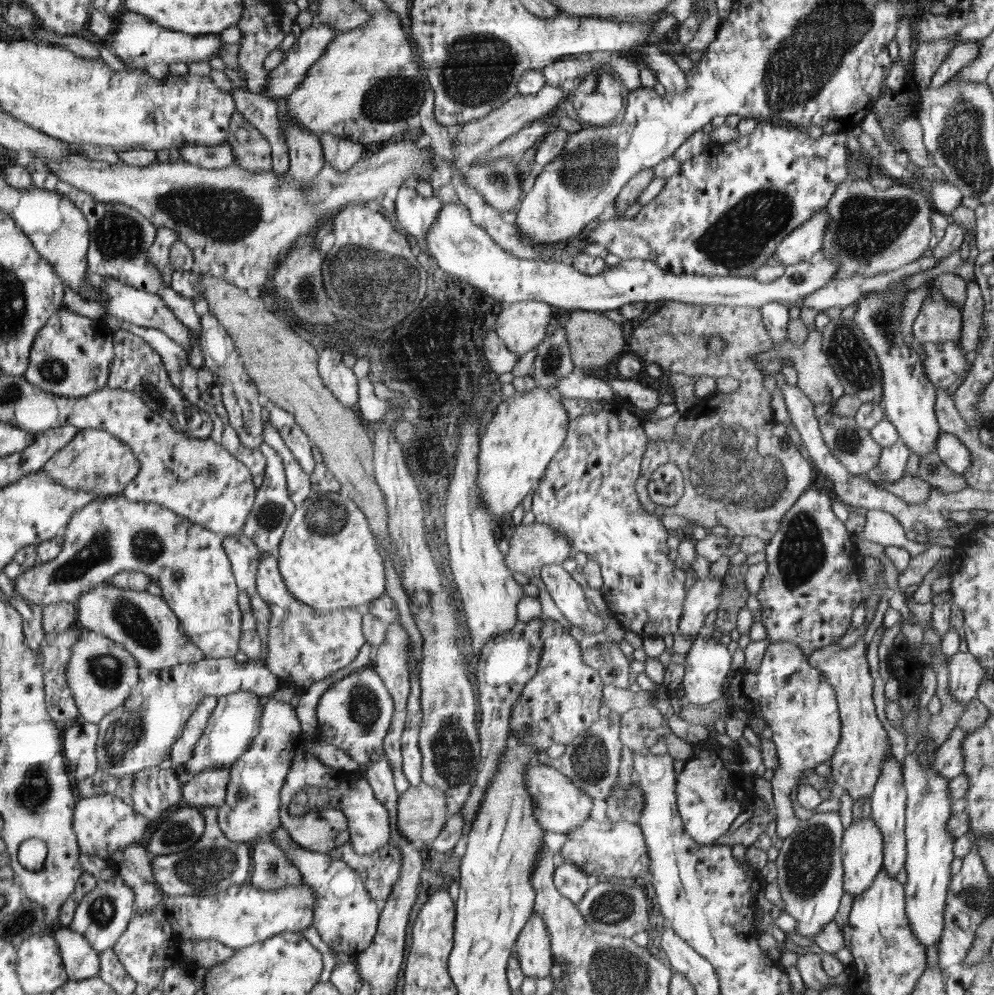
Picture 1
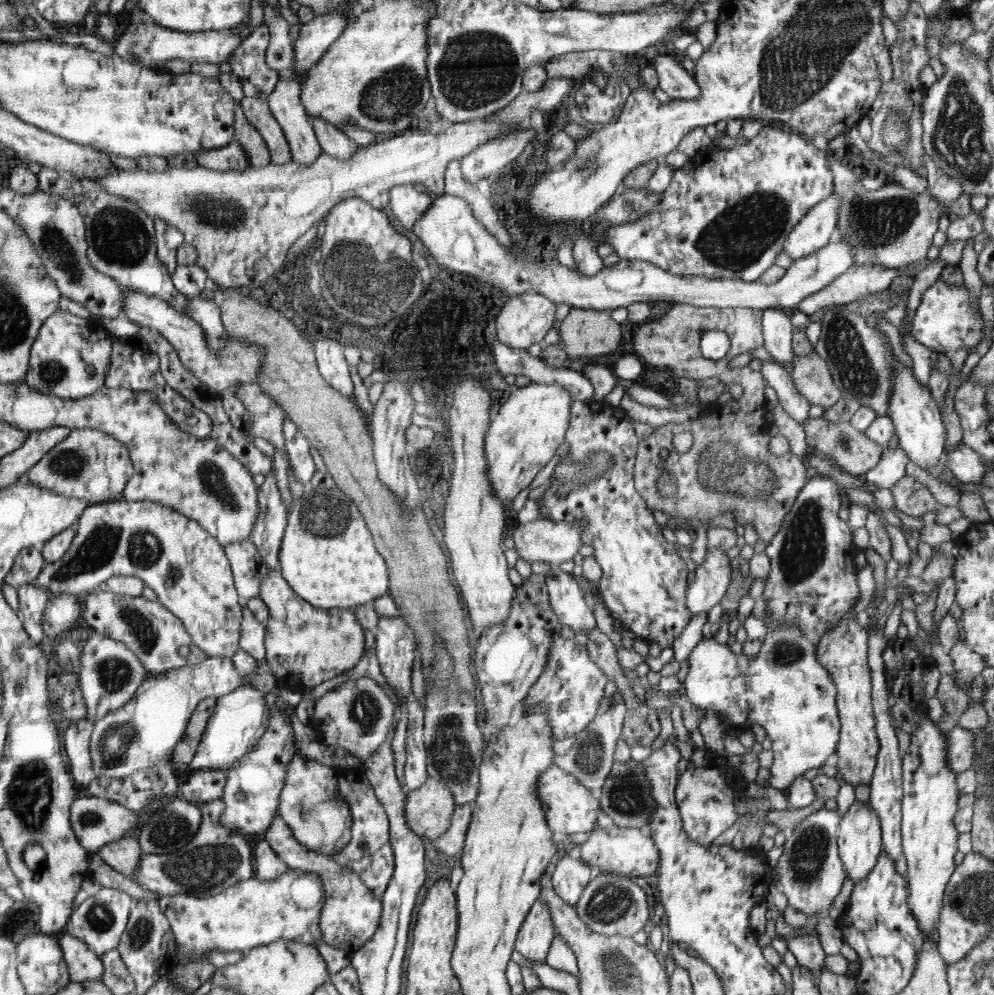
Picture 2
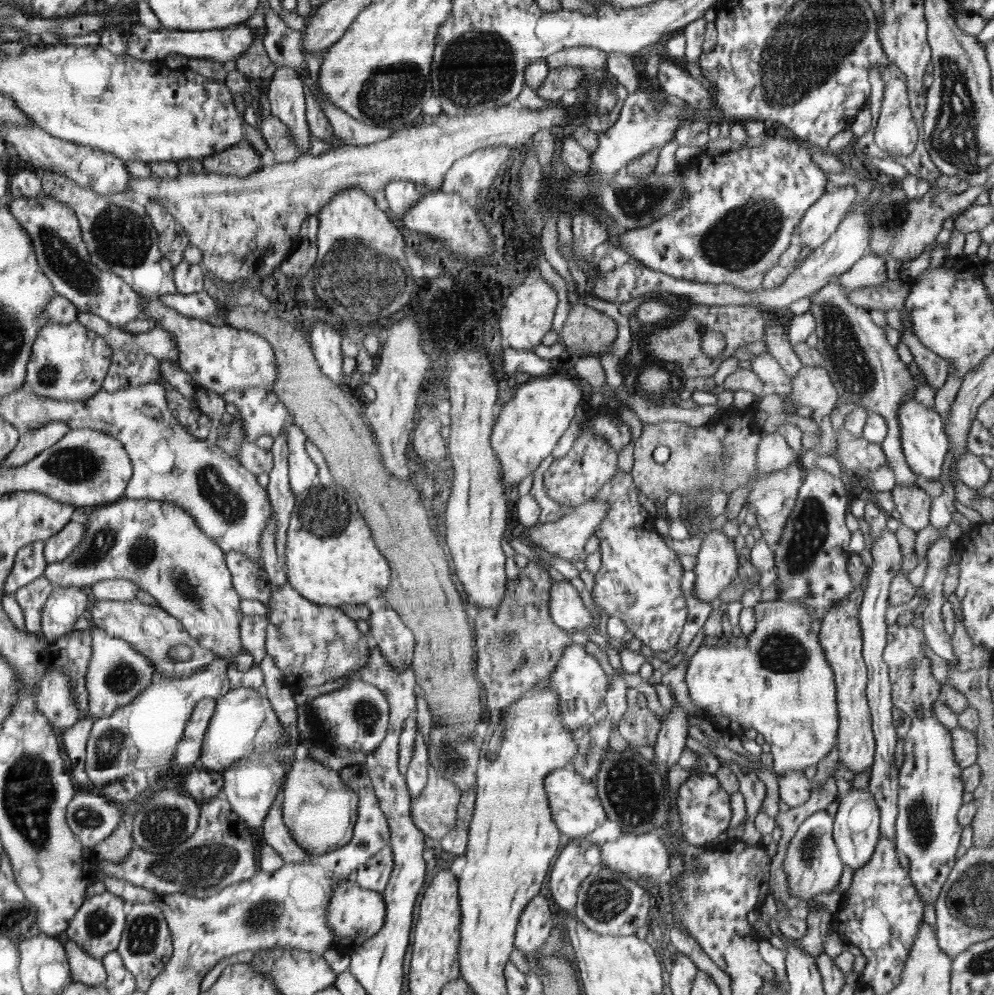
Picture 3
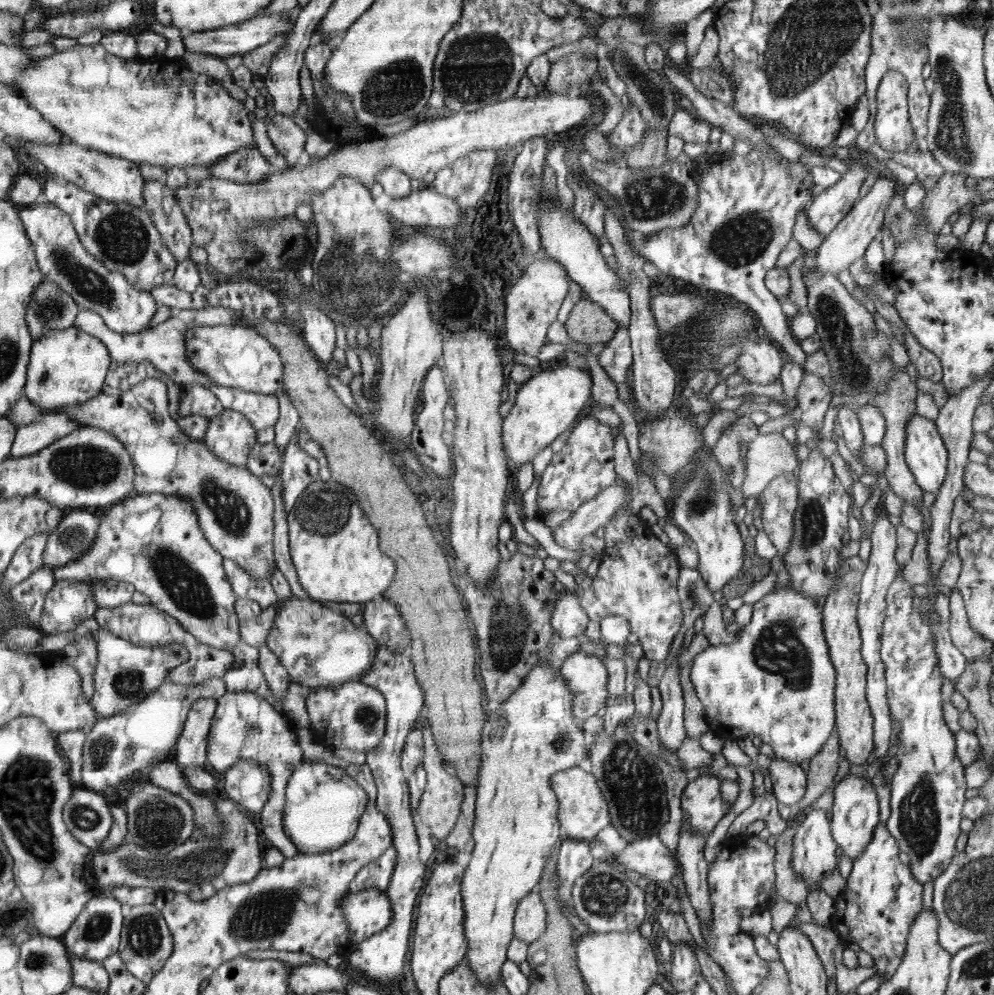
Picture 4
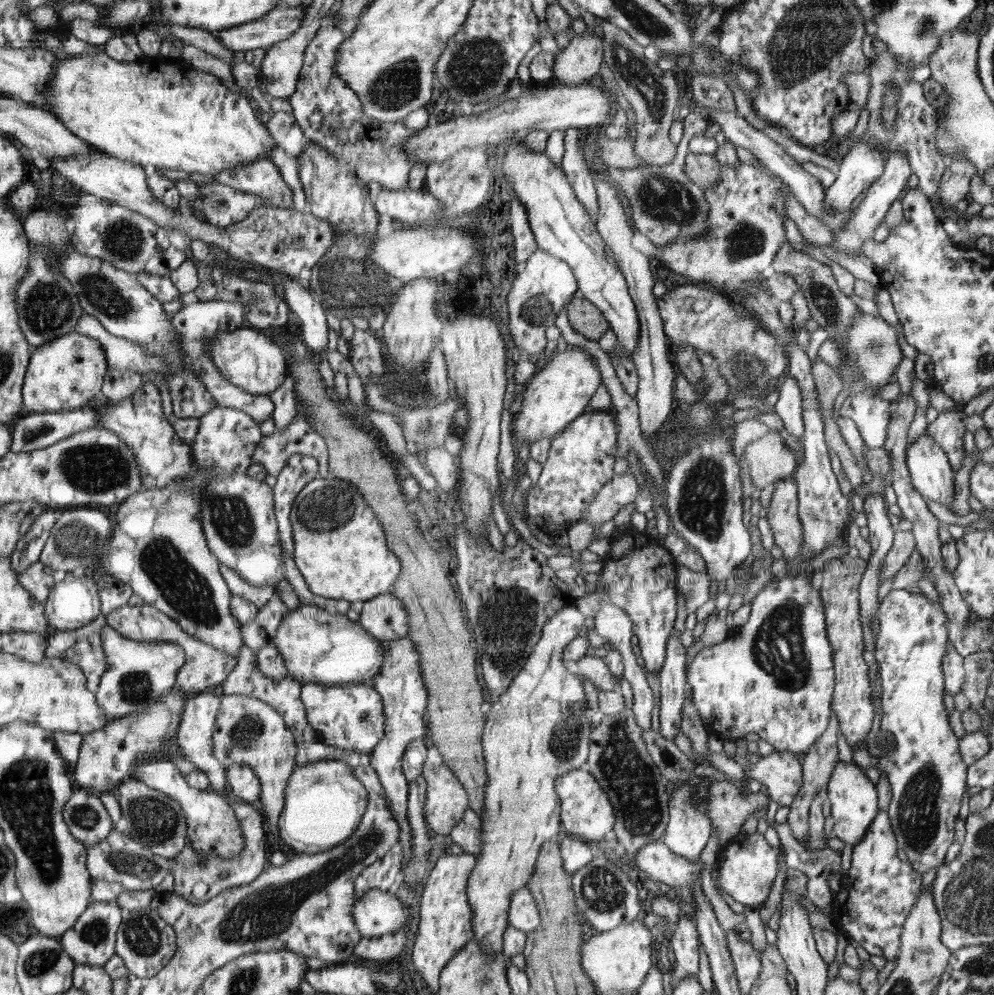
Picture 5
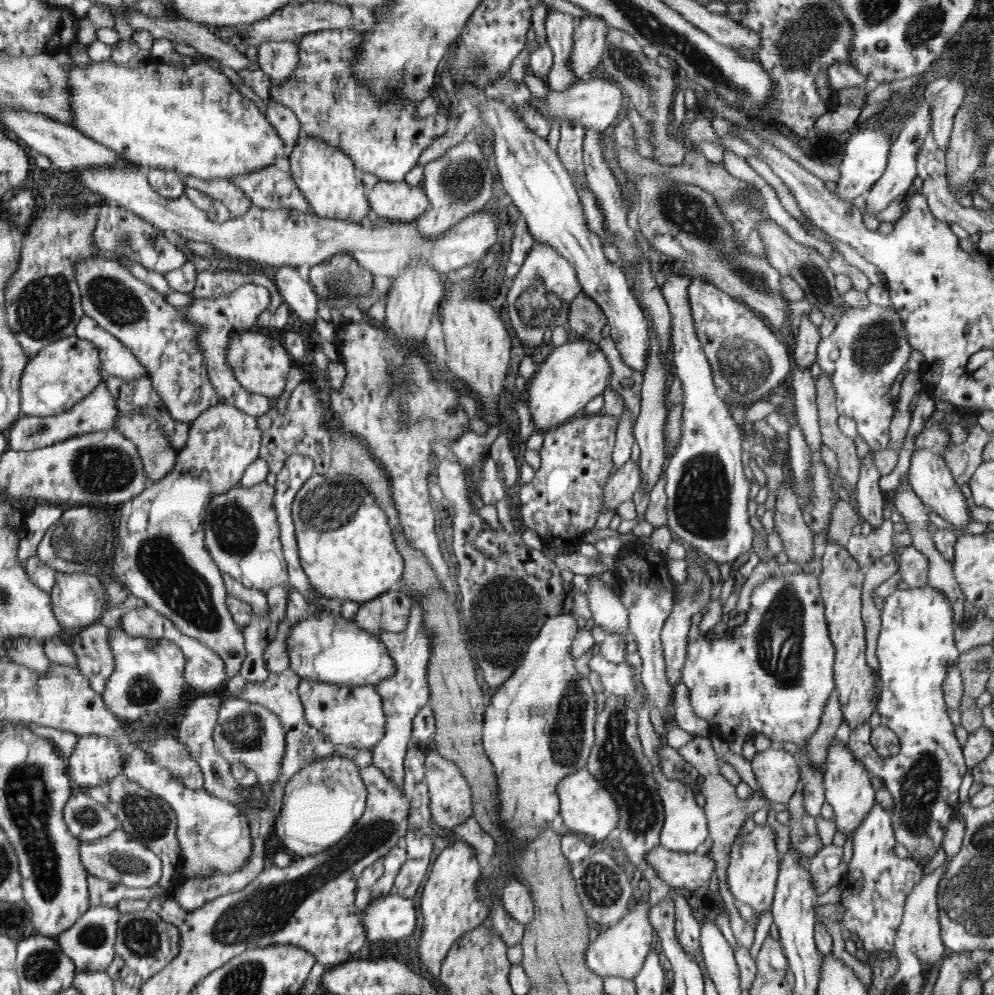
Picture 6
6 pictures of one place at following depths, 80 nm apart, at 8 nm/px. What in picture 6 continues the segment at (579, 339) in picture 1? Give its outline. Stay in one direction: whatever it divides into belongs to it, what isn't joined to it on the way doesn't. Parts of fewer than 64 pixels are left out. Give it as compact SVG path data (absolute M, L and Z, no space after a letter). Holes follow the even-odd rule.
M579 292L571 303L568 322L571 332L578 337L598 339L607 324L607 316L592 297Z

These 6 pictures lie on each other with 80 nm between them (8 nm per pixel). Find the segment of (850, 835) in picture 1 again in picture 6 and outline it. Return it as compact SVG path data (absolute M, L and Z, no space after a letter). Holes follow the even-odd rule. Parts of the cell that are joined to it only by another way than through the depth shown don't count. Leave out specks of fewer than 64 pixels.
M836 737L829 742L823 770L823 787L825 800L831 804L835 812L834 822L843 834L845 832L853 834L855 828L859 827L862 819L867 817L868 812L876 803L876 793L870 783L871 776L864 764L851 754L847 745L840 743Z

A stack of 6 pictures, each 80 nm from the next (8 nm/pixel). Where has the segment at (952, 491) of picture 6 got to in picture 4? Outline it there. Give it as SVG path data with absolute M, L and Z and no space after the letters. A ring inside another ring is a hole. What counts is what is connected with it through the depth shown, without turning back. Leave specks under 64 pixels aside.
M917 412L906 425L905 460L923 492L938 494L947 477L946 447L938 431L936 420L926 420Z

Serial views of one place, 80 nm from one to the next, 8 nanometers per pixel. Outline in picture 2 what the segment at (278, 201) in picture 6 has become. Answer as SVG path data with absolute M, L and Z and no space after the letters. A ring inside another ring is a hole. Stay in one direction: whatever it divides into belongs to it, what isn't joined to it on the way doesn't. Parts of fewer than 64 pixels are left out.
M236 141L226 147L195 152L195 159L200 167L227 172L228 170L246 170L249 166L247 152Z

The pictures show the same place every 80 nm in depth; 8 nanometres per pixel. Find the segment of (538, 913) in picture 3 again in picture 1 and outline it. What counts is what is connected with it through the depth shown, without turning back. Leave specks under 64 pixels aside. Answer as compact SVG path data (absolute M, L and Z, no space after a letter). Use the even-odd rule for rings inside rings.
M531 916L515 946L525 977L544 979L549 975L553 965L551 936L542 916Z

